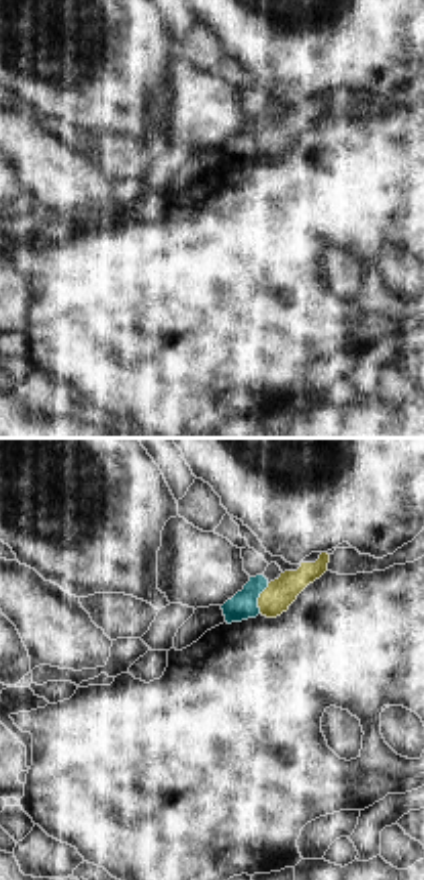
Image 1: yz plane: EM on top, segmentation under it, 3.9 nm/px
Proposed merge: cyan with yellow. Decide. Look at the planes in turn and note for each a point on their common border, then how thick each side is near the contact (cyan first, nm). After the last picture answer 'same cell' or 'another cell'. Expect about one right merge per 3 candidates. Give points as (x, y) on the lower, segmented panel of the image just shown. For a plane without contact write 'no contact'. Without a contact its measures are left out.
(259, 596) | 110/120 nm

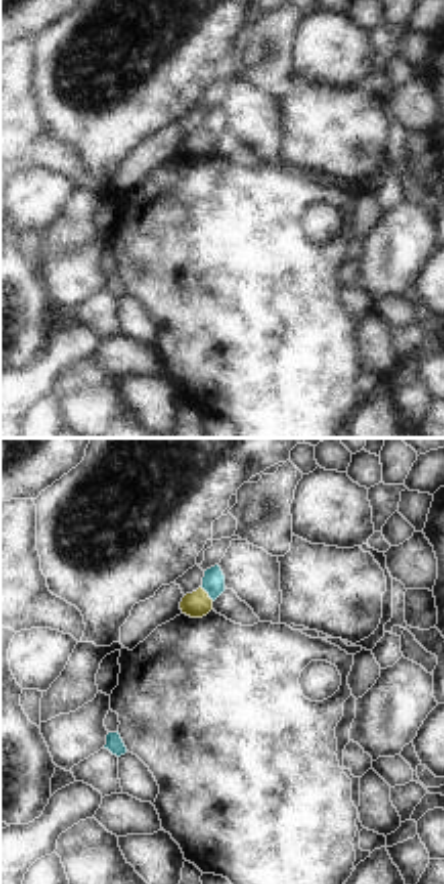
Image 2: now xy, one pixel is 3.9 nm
(207, 592) | 90/110 nm

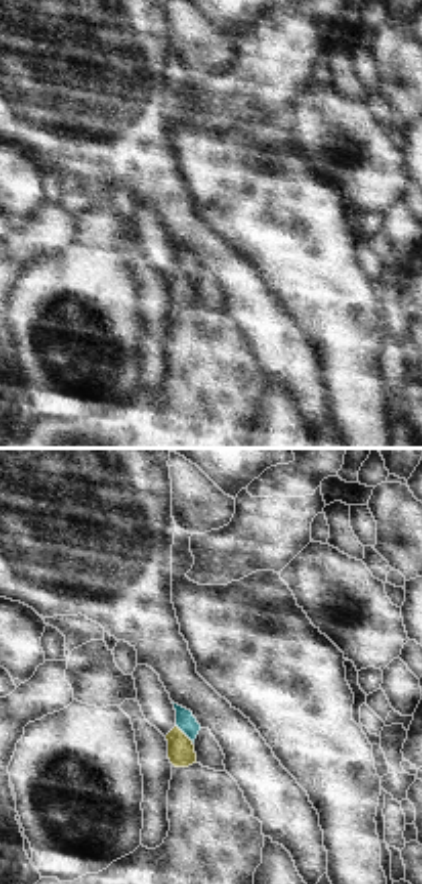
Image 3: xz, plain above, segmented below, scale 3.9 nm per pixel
(185, 733) | 80/110 nm

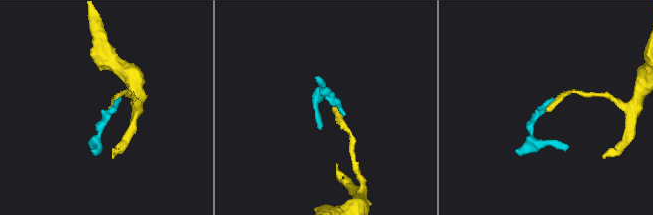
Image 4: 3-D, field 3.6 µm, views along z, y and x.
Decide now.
another cell

